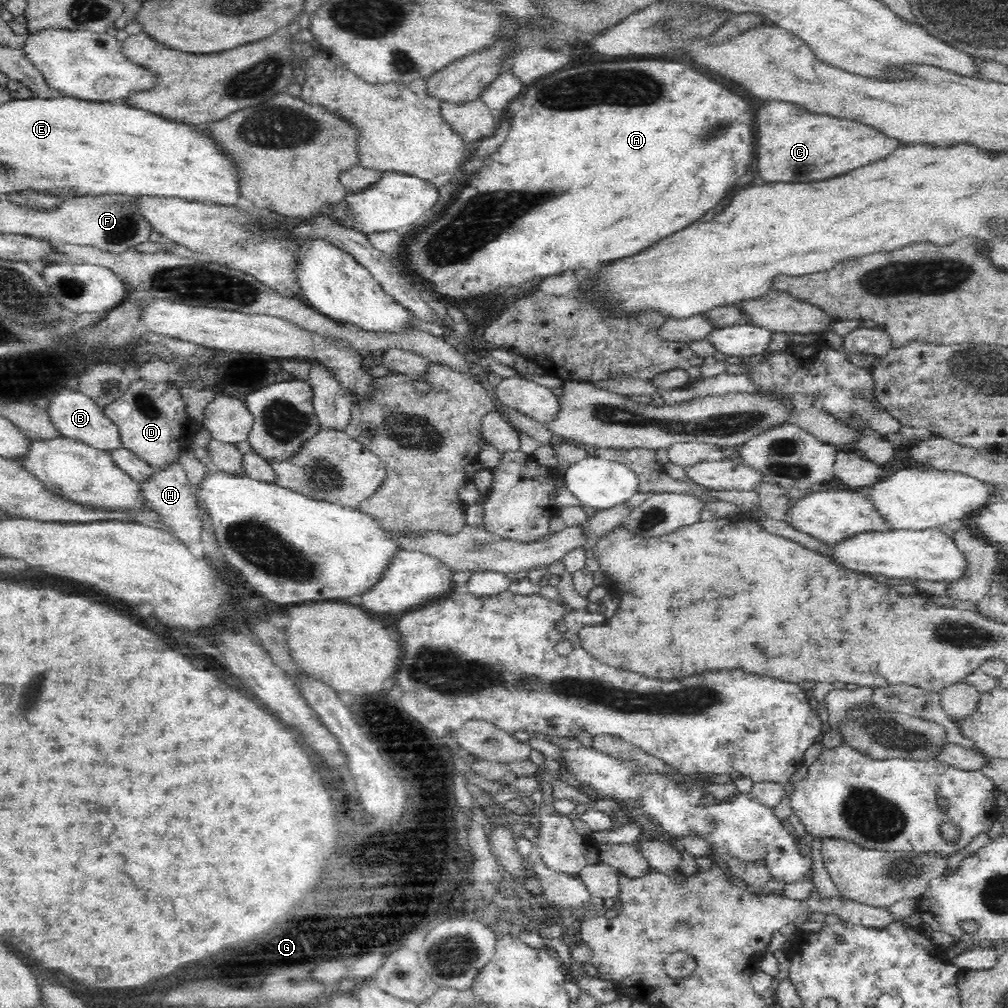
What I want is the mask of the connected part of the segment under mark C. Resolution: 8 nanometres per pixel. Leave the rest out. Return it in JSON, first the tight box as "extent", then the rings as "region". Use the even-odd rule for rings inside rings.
{"extent":[756,102,900,182],"region":[[[770,102],[756,114],[756,172],[760,182],[812,182],[886,158],[900,143],[861,122],[810,114],[792,102]]]}

